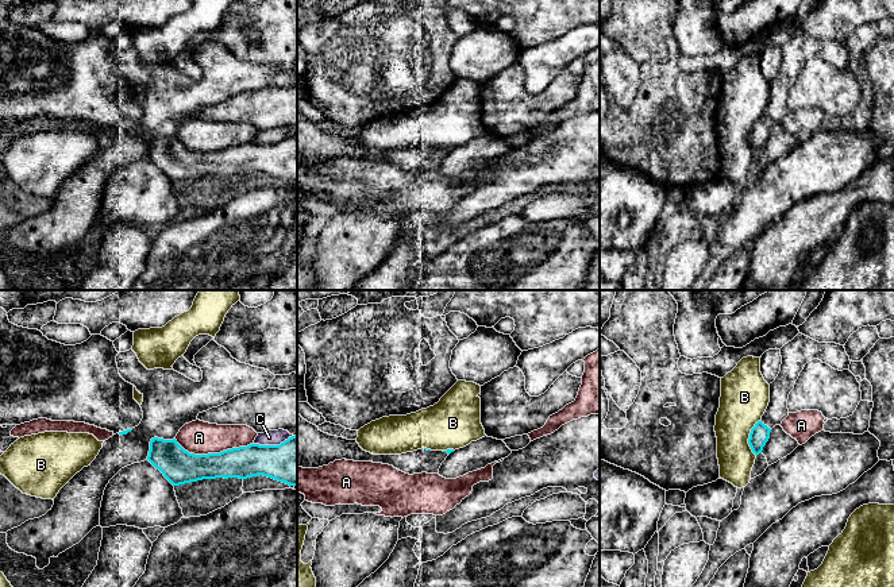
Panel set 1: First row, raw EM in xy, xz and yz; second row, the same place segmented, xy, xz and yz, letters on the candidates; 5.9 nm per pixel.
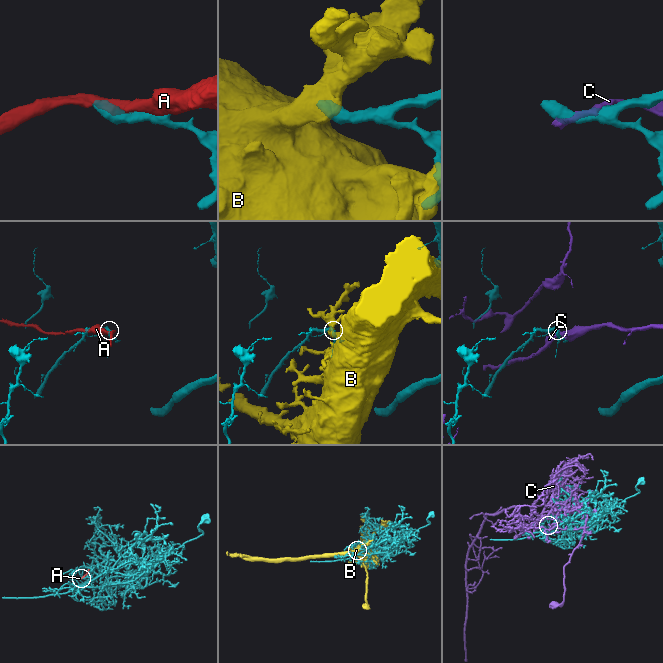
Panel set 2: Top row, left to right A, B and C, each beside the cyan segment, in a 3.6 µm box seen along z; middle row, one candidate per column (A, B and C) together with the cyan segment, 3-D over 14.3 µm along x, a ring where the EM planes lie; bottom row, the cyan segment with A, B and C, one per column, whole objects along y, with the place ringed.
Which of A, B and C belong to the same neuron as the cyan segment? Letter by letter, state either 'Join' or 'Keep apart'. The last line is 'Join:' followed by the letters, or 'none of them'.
A: Keep apart
B: Keep apart
C: Keep apart
Join: none of them

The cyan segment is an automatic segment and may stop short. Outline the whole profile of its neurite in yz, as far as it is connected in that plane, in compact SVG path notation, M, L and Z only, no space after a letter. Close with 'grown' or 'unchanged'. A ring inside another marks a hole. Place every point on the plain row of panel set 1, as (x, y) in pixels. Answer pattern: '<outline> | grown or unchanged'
M802 31L781 46L782 62L775 78L770 81L770 100L762 117L751 127L748 142L755 152L762 151L775 123L781 123L789 113L787 97L805 62L813 57L829 62L832 66L848 67L851 58L844 43L818 40Z | grown

